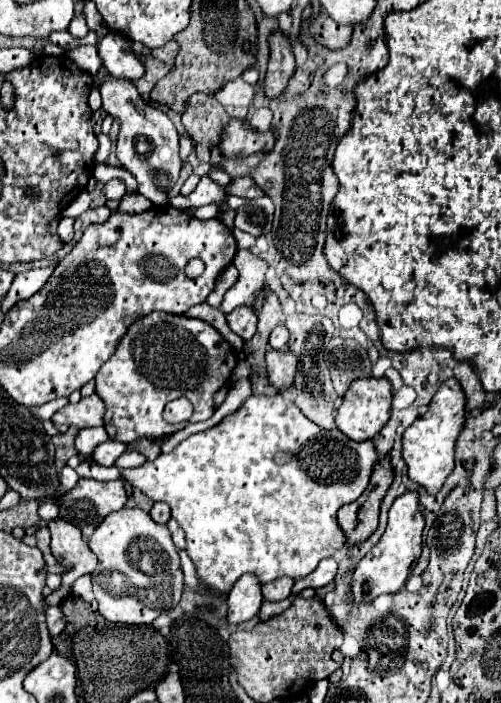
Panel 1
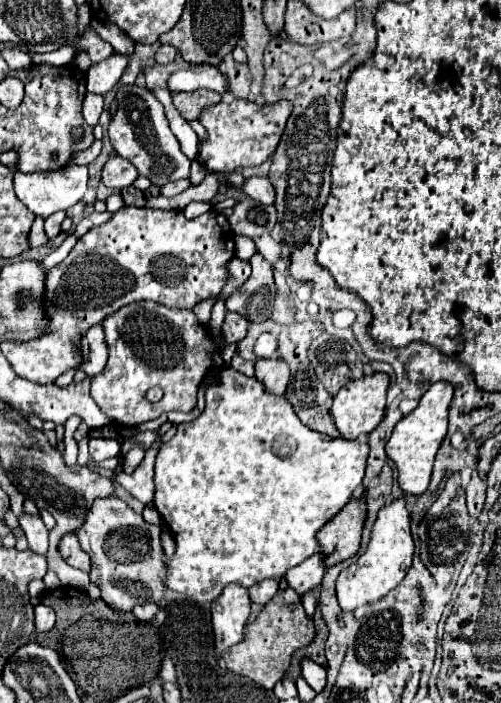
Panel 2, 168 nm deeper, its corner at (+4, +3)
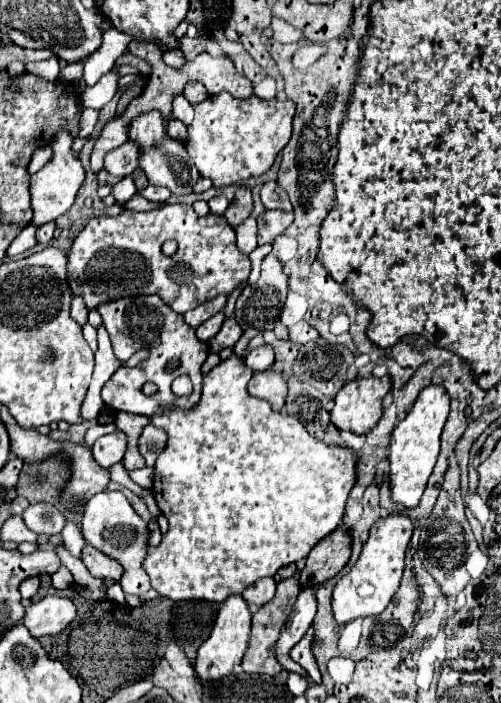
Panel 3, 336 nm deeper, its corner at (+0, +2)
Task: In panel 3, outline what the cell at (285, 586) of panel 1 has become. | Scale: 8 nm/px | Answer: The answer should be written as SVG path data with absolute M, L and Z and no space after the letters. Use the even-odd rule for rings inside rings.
M261 578L261 580L257 580L253 586L249 586L241 596L243 596L249 604L263 606L263 604L267 604L269 600L273 600L275 588L277 588L277 584L275 584L273 578Z

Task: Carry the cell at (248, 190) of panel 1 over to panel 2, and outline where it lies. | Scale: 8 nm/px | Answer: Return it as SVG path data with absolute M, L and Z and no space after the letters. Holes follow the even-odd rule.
M251 177L251 179L247 179L245 185L243 185L243 191L251 199L255 199L255 201L259 201L263 205L273 205L275 203L275 189L273 189L273 185L271 185L271 181L267 177Z

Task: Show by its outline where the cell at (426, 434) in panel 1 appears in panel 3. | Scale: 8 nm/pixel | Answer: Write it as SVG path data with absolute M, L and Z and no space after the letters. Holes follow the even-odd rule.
M427 386L419 398L415 400L413 408L401 420L393 434L391 434L391 452L389 452L389 462L391 462L391 500L397 504L403 504L407 508L415 508L423 496L423 490L427 486L427 480L431 476L431 470L437 462L439 454L439 438L443 432L443 426L449 416L449 394L443 386Z

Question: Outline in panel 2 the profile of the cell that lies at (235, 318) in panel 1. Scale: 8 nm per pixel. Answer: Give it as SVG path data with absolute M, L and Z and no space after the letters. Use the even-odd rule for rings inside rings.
M227 313L225 321L223 321L223 337L225 343L239 343L245 335L247 335L247 327L249 323L239 315L239 313Z

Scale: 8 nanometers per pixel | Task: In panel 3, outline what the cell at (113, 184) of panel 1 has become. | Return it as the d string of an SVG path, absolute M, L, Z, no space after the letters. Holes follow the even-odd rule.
M125 142L123 146L111 150L105 156L105 170L117 178L125 178L137 168L137 156L139 156L137 144Z

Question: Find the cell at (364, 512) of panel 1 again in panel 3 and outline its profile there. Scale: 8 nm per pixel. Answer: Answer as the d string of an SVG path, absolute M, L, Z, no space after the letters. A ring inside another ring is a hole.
M347 524L337 526L329 538L317 542L301 570L301 584L321 584L341 572L351 558L351 542L351 528Z

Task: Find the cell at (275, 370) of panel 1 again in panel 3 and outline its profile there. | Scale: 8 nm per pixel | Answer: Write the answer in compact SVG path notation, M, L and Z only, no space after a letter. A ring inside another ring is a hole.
M275 370L255 372L249 382L249 394L267 400L273 406L273 410L281 410L287 398L287 382L283 374Z

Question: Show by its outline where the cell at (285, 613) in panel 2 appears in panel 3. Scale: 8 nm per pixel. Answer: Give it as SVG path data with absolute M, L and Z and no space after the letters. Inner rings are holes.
M297 578L281 580L281 582L277 584L277 594L275 594L275 598L273 598L271 602L267 602L265 606L261 606L257 614L253 614L251 640L249 640L249 648L247 648L247 652L245 652L245 656L243 656L243 662L241 662L243 672L277 676L277 674L283 670L281 662L277 662L277 656L273 654L273 646L277 644L281 626L285 624L285 618L289 618L289 608L291 608L293 602L297 600L297 594L299 594L299 580L297 580Z

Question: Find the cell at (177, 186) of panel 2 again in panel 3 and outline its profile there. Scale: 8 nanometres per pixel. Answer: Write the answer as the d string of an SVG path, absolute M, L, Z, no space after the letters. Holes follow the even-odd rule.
M147 186L141 196L145 196L147 200L157 200L157 202L165 202L171 196L169 188L161 188L161 186Z

